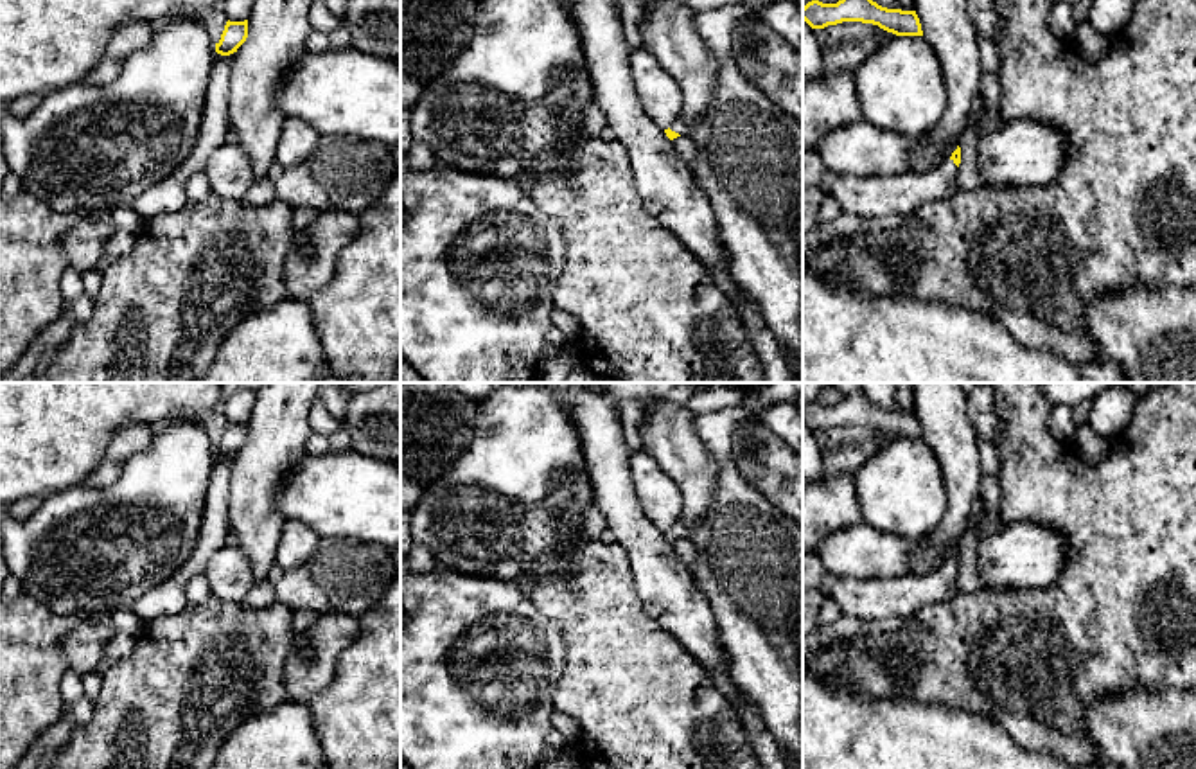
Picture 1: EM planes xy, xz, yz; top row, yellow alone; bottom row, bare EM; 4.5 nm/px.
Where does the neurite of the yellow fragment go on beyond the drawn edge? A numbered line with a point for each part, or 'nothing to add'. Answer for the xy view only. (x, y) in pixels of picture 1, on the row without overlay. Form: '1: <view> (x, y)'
nothing to add

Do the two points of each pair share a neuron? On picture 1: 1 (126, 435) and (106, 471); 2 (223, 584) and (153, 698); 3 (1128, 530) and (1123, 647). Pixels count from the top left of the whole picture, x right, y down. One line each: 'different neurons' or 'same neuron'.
1: same neuron
2: different neurons
3: same neuron

